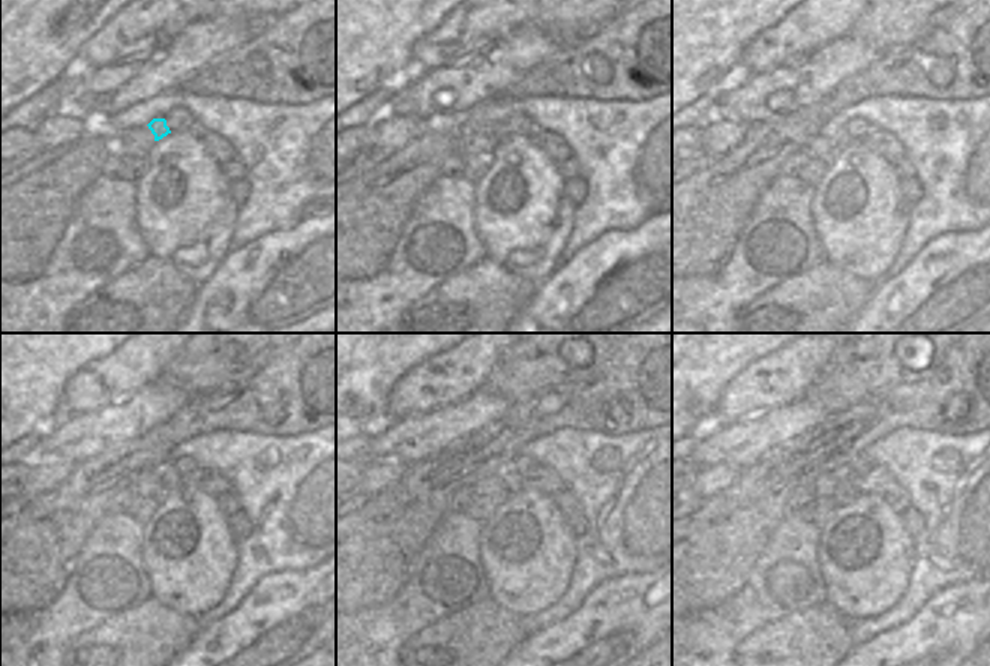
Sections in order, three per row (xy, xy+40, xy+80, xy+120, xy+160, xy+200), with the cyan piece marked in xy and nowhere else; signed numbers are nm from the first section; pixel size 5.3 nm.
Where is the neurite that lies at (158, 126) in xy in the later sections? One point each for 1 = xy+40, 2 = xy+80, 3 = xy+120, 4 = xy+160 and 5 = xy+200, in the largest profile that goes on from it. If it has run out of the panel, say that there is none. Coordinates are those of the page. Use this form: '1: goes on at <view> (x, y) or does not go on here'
1: goes on at xy+40 (500, 131)
2: goes on at xy+80 (839, 140)
3: goes on at xy+120 (170, 479)
4: goes on at xy+160 (510, 480)
5: goes on at xy+200 (845, 494)

